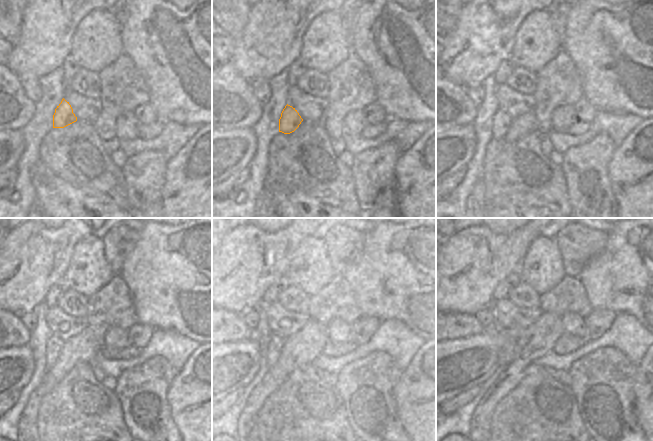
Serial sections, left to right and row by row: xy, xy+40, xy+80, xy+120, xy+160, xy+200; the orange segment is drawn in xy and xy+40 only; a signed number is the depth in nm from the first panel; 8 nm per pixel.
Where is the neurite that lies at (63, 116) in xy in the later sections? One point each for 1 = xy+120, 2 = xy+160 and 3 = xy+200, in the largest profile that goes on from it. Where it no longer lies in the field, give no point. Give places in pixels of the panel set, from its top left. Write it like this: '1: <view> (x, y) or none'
1: xy+120 (54, 345)
2: xy+160 (272, 353)
3: xy+200 (507, 353)

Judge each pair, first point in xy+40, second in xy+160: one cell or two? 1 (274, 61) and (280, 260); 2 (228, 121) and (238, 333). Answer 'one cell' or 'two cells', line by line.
1: one cell
2: one cell

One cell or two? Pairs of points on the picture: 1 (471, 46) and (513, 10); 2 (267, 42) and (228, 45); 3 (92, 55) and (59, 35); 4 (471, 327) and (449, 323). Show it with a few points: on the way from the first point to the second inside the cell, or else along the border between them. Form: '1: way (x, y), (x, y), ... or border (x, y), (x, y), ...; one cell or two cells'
1: way (481, 36), (503, 14); one cell
2: border (234, 39), (234, 50), (228, 63); two cells
3: border (81, 20), (73, 33), (71, 50), (68, 55); two cells
4: way (466, 327), (454, 326); one cell

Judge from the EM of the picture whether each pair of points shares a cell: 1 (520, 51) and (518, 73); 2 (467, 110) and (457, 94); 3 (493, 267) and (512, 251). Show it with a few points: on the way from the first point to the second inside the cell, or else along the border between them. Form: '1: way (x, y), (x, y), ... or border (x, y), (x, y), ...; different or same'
1: border (515, 65), (521, 65), (536, 72); different
2: way (463, 106), (457, 98); same
3: way (498, 262), (507, 253); same

